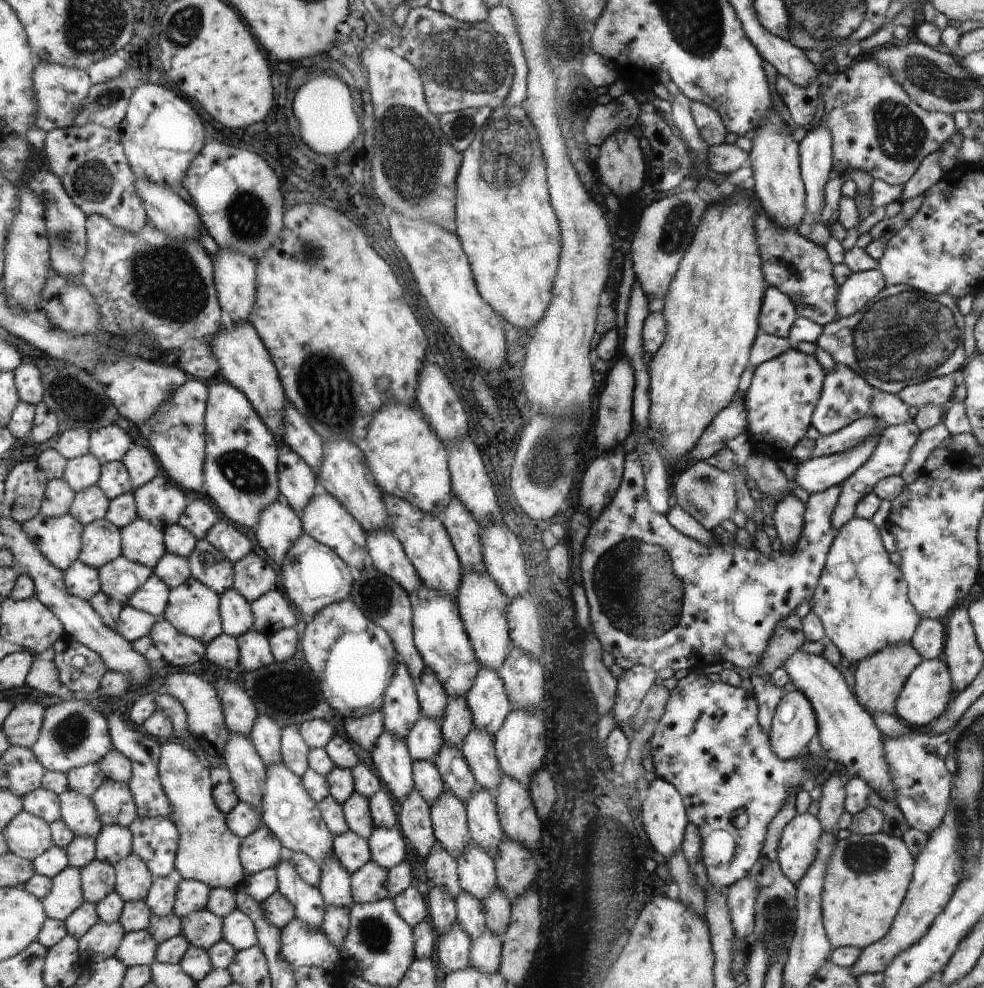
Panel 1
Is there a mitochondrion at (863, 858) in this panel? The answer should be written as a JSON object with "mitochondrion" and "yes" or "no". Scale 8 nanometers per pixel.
{"mitochondrion":"yes"}

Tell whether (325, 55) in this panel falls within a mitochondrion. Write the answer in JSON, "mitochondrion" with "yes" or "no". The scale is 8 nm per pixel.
{"mitochondrion":"no"}

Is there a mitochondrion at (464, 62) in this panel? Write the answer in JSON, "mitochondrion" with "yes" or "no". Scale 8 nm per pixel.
{"mitochondrion":"yes"}

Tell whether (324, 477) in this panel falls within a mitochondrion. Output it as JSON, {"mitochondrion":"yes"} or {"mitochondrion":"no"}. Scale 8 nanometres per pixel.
{"mitochondrion":"no"}

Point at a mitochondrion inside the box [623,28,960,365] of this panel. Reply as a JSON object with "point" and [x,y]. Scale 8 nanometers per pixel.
{"point":[901,135]}

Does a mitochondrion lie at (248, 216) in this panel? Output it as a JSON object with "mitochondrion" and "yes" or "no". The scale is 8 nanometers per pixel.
{"mitochondrion":"yes"}

